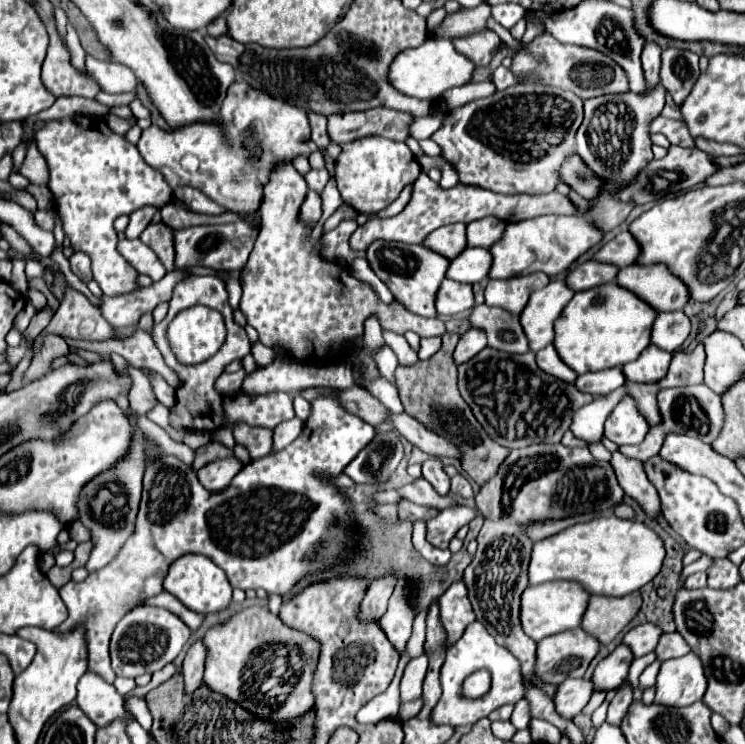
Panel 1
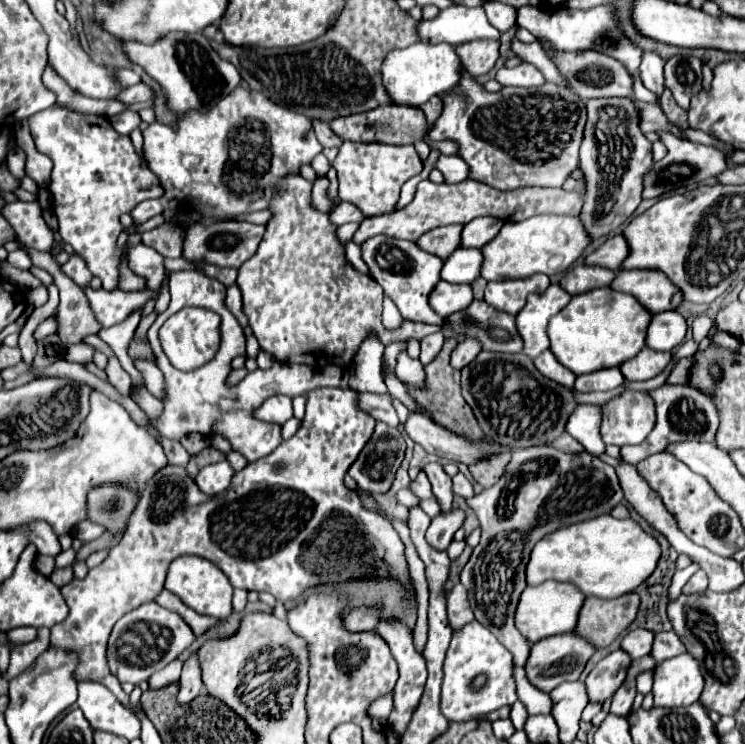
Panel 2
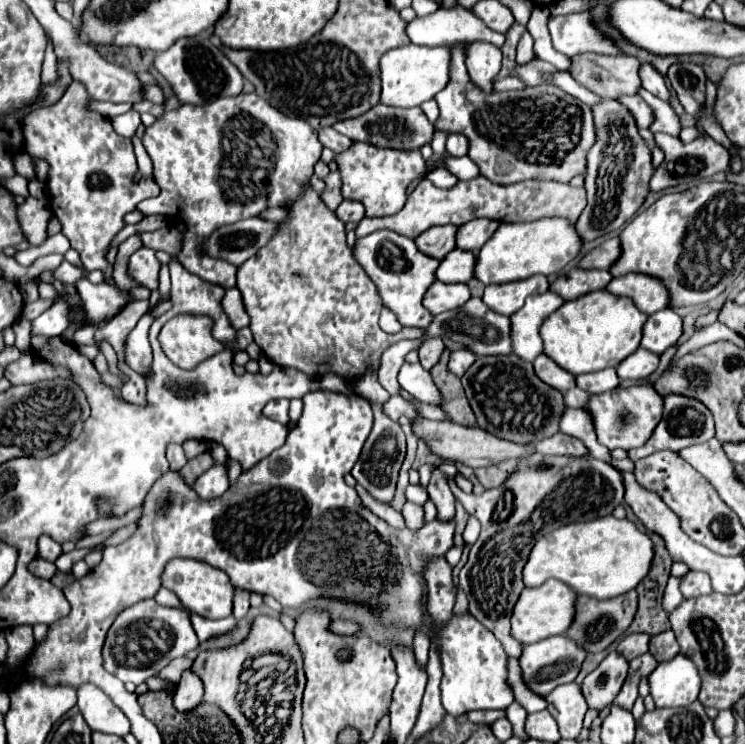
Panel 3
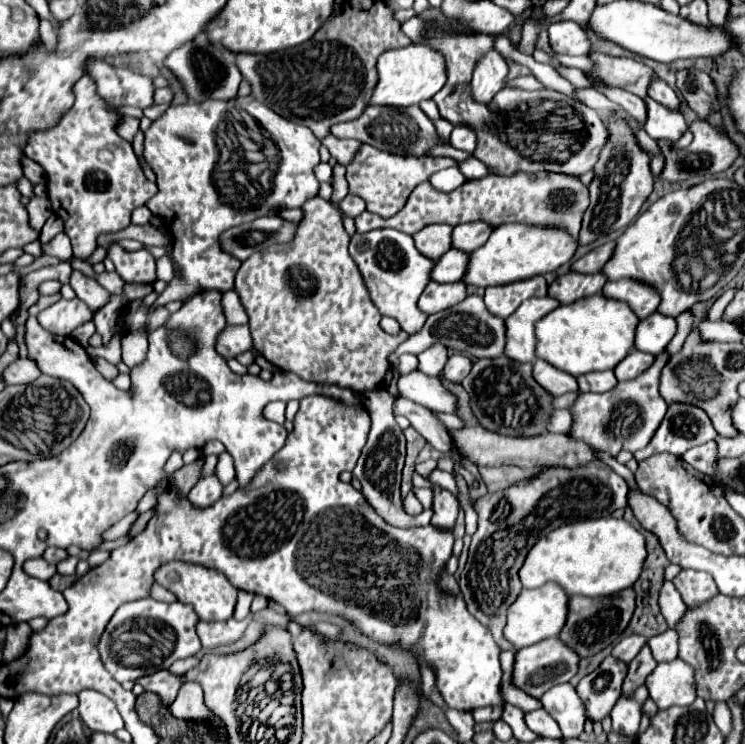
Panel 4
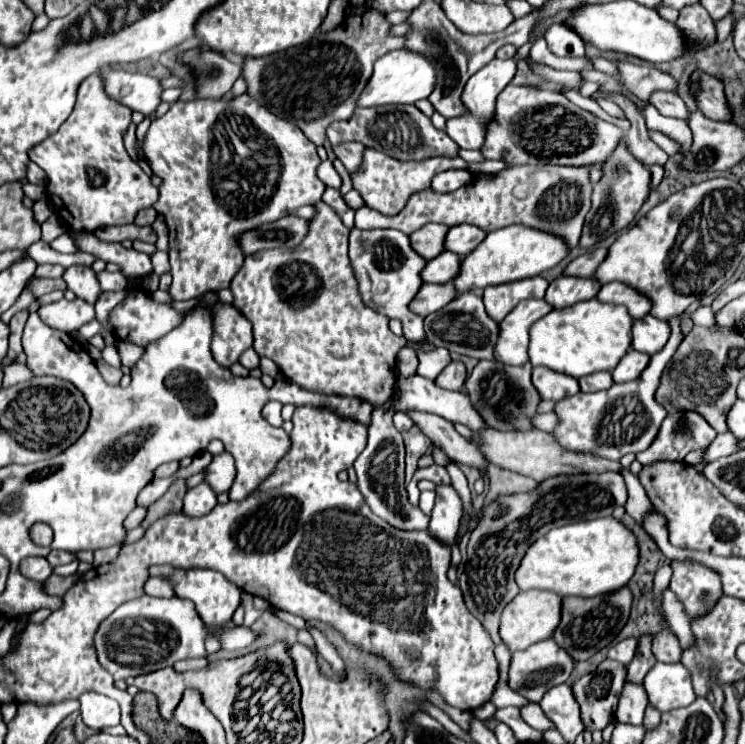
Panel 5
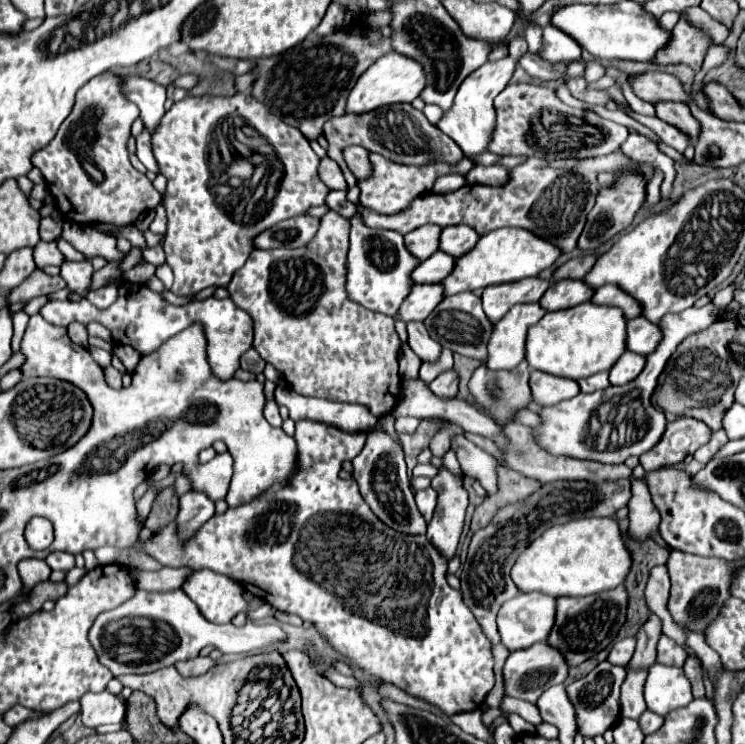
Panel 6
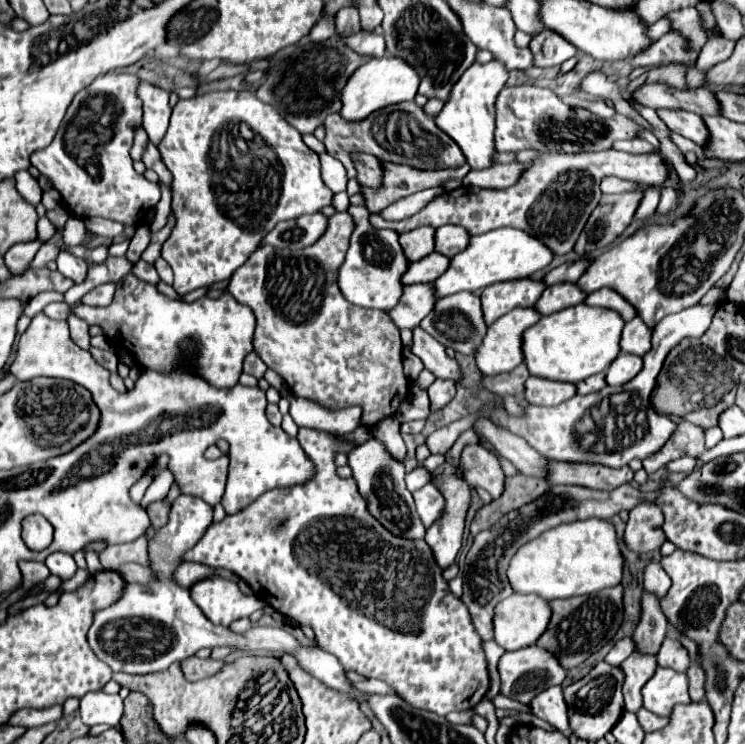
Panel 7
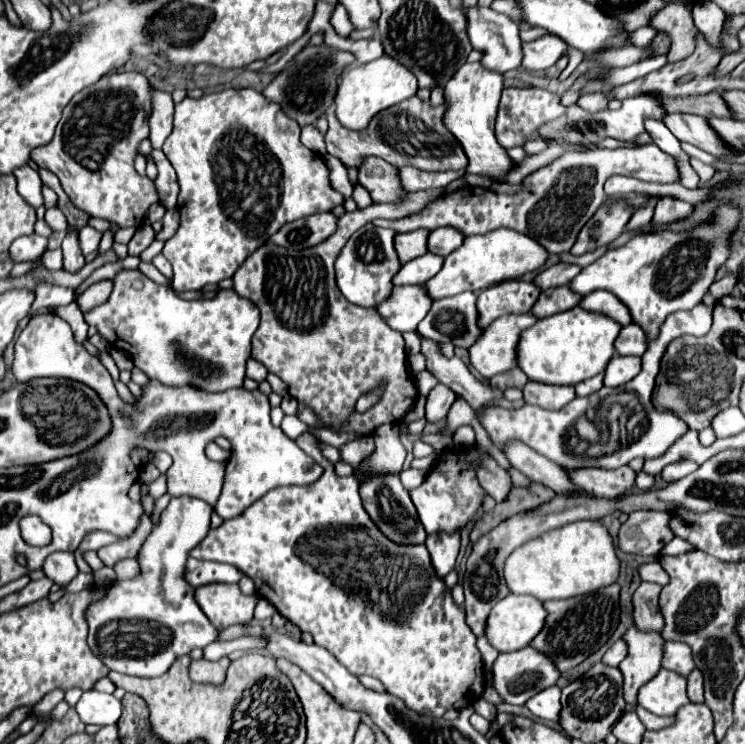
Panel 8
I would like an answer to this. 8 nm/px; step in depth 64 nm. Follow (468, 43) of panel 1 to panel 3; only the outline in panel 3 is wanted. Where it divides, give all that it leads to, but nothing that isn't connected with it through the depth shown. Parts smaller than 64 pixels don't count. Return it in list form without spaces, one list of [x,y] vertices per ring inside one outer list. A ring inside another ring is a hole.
[[[472,42],[468,46],[466,66],[470,78],[482,92],[494,92],[494,78],[502,70],[502,52],[488,42]]]

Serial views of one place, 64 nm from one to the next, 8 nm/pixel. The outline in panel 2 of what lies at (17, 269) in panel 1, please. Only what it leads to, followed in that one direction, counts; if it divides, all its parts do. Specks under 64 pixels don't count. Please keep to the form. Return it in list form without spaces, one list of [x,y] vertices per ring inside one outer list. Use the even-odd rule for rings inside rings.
[[[14,250],[14,252],[10,252],[8,254],[8,262],[12,266],[18,266],[18,268],[30,268],[32,266],[32,260],[30,260],[30,256],[28,256],[26,250]]]

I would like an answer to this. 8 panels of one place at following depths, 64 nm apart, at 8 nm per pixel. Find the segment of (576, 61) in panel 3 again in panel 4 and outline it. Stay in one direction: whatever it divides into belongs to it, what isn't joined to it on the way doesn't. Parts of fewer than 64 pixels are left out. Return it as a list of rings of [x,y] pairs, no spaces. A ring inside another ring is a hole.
[[[590,54],[596,66],[586,72],[588,78],[602,78],[610,86],[624,88],[642,100],[648,96],[648,86],[656,78],[656,72],[632,58],[612,58],[606,54]]]

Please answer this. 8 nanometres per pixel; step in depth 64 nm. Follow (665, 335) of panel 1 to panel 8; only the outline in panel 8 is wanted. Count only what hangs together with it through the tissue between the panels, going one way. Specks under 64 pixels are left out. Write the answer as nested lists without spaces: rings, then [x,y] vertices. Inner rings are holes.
[[[628,324],[620,330],[618,338],[616,338],[616,352],[622,356],[642,356],[648,348],[646,344],[646,336],[642,332],[642,328],[638,328],[638,324]]]

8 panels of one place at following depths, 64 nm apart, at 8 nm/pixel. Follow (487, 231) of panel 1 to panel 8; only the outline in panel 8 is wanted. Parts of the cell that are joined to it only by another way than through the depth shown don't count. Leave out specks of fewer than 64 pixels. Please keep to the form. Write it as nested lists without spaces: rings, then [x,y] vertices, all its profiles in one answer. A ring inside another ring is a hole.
[[[436,228],[428,236],[428,252],[436,256],[448,256],[462,244],[462,234],[456,228]]]

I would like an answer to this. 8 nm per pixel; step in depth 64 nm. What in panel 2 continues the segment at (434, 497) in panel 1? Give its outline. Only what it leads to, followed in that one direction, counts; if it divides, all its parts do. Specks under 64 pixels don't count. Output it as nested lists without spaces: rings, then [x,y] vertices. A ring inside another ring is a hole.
[[[420,470],[418,478],[410,484],[410,488],[414,490],[414,494],[416,494],[420,500],[426,500],[426,498],[432,496],[432,492],[430,492],[430,482],[428,482],[428,476],[426,476],[424,470]]]

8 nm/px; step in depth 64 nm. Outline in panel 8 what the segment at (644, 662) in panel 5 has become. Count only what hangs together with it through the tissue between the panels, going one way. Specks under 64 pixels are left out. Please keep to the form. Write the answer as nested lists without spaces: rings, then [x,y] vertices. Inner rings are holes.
[[[642,582],[638,590],[634,592],[632,604],[634,604],[634,622],[642,630],[658,630],[662,632],[664,620],[658,608],[658,596],[662,586],[654,582]]]

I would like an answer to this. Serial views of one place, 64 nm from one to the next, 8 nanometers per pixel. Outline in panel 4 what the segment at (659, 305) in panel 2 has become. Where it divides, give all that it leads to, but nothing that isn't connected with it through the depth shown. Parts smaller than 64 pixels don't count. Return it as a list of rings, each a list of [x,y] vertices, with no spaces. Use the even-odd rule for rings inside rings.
[[[616,280],[606,282],[602,288],[602,294],[612,300],[622,300],[630,306],[630,310],[642,320],[650,316],[658,308],[658,294],[650,292],[644,284],[638,284],[634,280]]]

